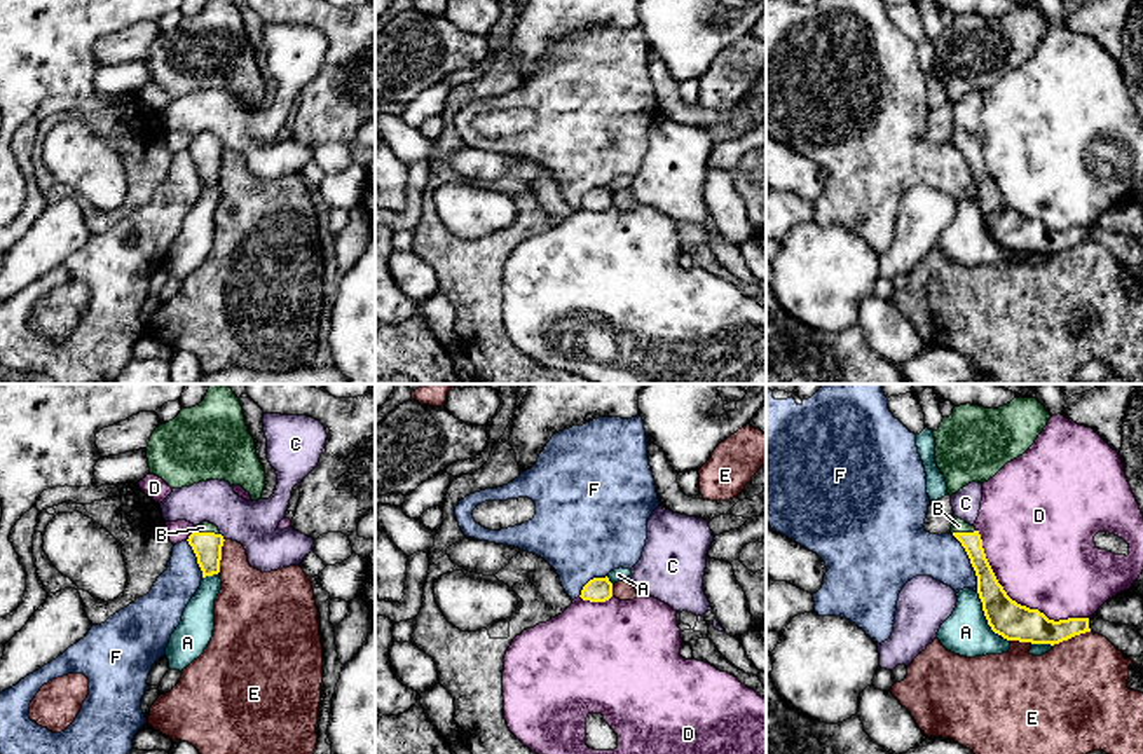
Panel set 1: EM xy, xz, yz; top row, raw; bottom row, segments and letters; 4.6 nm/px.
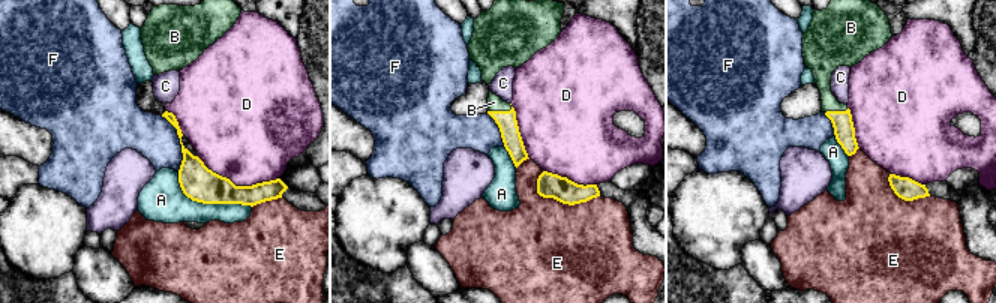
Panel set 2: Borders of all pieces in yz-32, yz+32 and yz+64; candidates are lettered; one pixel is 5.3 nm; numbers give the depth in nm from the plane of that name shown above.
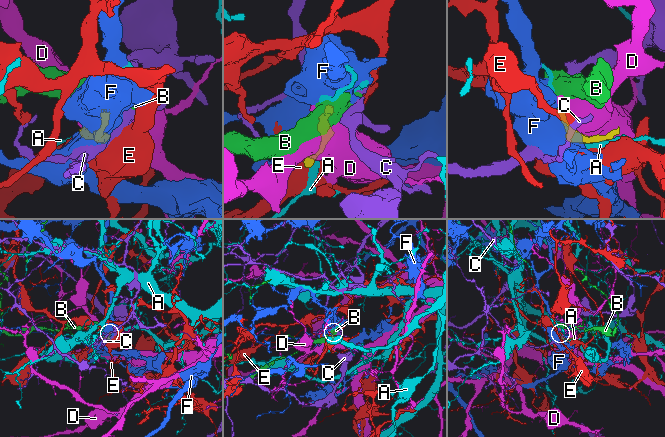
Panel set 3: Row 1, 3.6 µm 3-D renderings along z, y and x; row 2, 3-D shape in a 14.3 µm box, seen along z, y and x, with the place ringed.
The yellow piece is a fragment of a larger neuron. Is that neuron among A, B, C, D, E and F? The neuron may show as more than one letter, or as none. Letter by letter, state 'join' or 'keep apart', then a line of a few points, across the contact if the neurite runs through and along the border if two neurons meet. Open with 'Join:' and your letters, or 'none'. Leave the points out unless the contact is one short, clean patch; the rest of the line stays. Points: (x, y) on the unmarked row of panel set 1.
Join: B
A: keep apart
B: join; line xy (206, 156), (206, 142), (203, 137)
C: keep apart; line xy (220, 142), (224, 149)
D: keep apart
E: keep apart
F: keep apart

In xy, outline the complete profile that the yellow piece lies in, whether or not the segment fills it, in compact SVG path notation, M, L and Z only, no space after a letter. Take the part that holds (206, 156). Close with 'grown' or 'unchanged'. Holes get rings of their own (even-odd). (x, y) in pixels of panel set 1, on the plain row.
M202 131L195 134L187 150L197 166L202 187L218 183L222 169L222 155L225 150L218 136L209 131Z; grown

